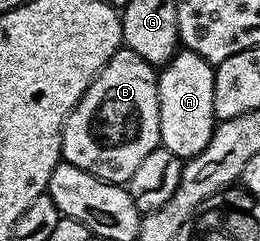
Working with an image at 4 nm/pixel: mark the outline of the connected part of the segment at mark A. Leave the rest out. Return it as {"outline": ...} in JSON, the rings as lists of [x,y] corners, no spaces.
{"outline":[[[182,49],[157,72],[158,108],[160,109],[161,146],[185,161],[199,155],[212,137],[214,117],[214,67],[204,57]]]}

